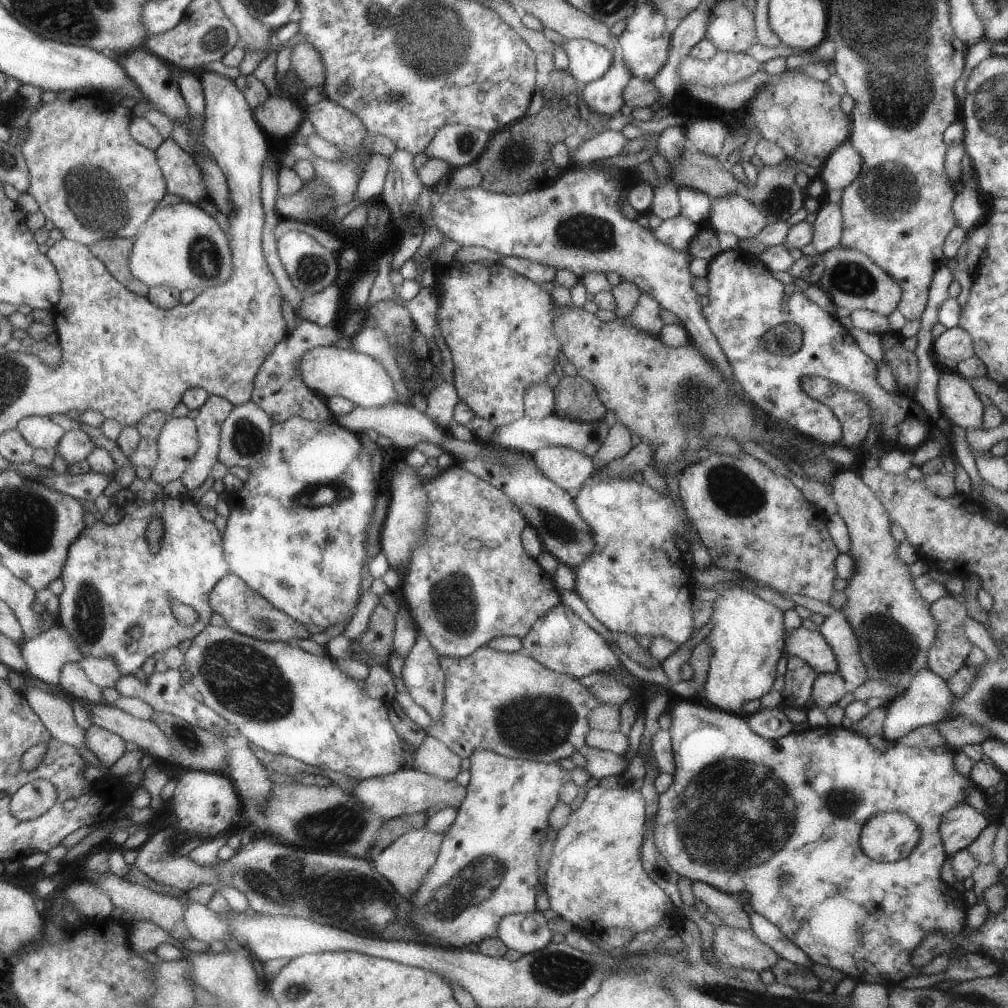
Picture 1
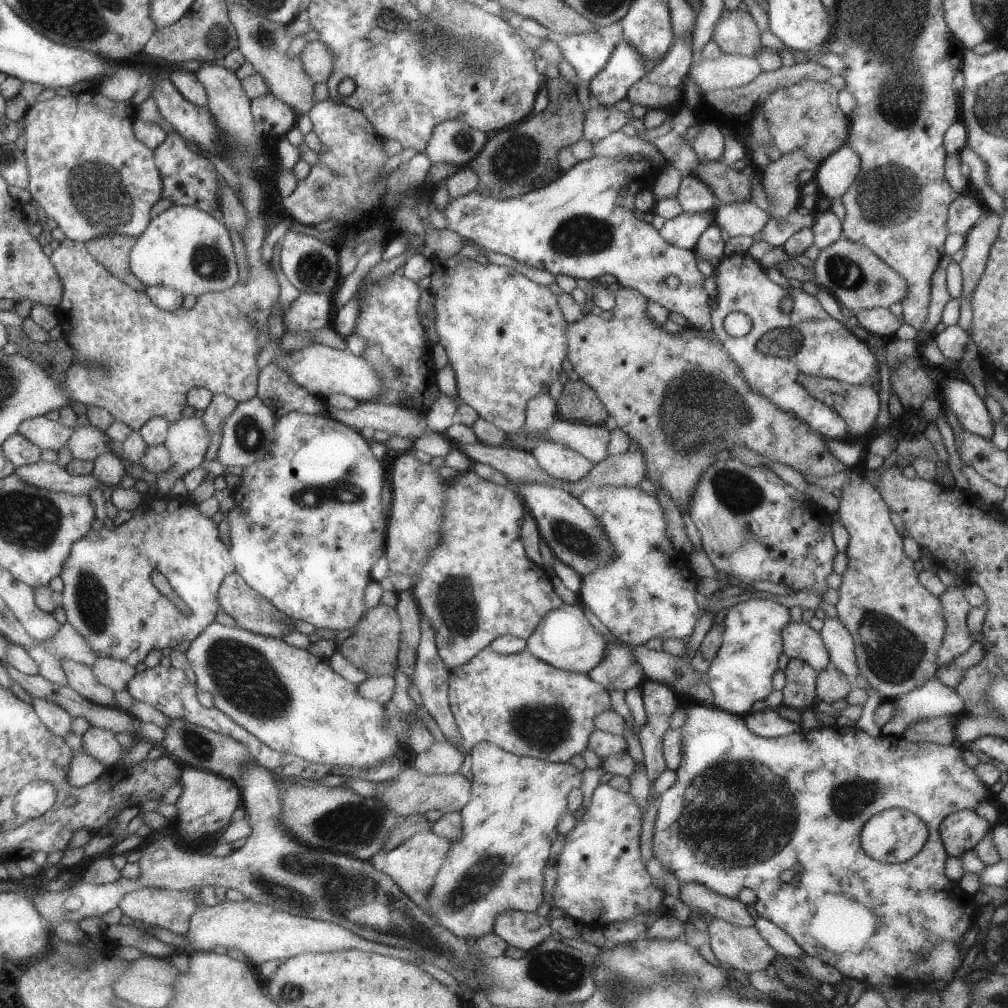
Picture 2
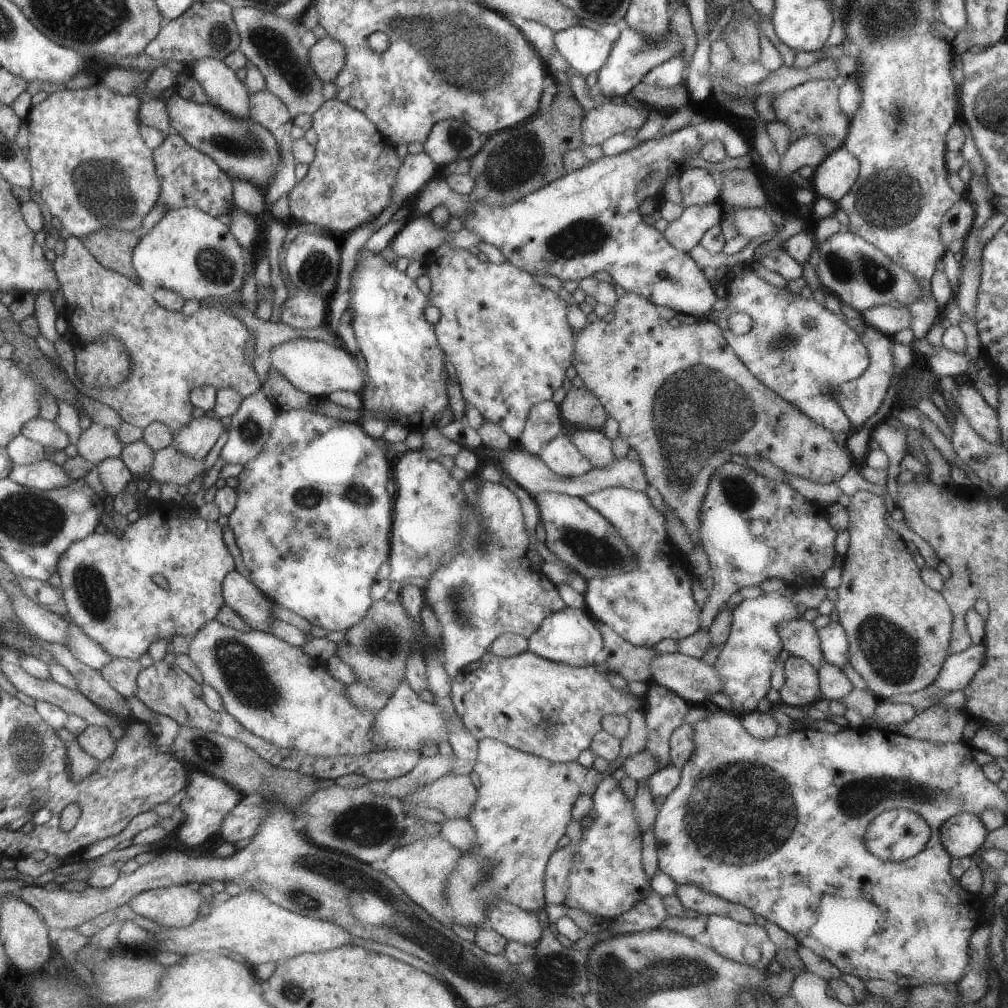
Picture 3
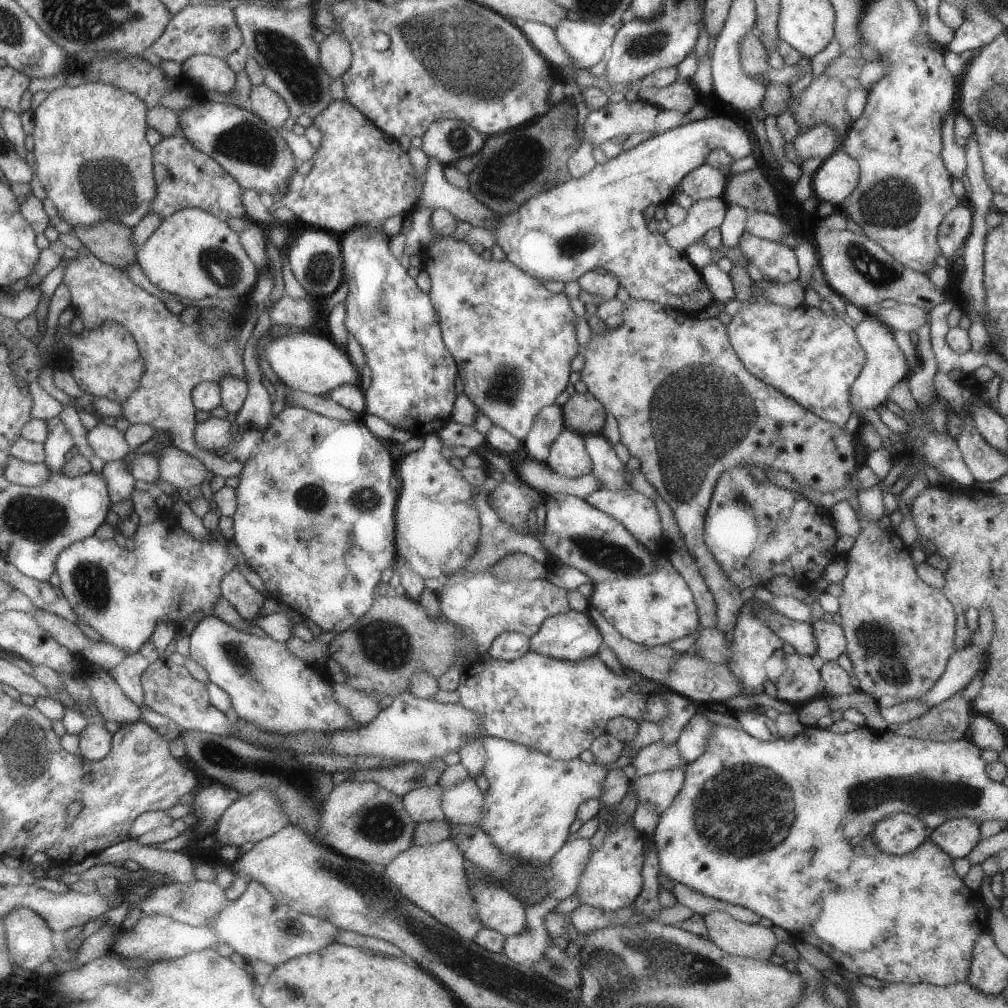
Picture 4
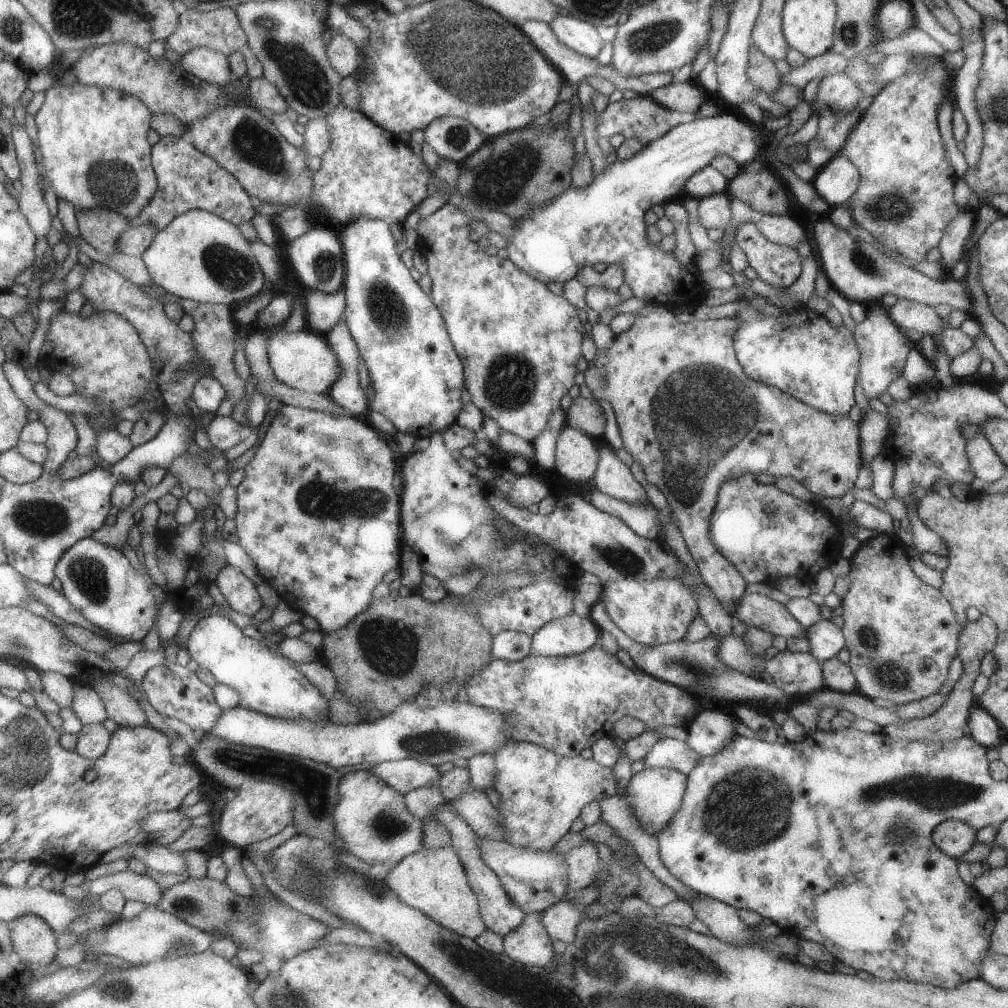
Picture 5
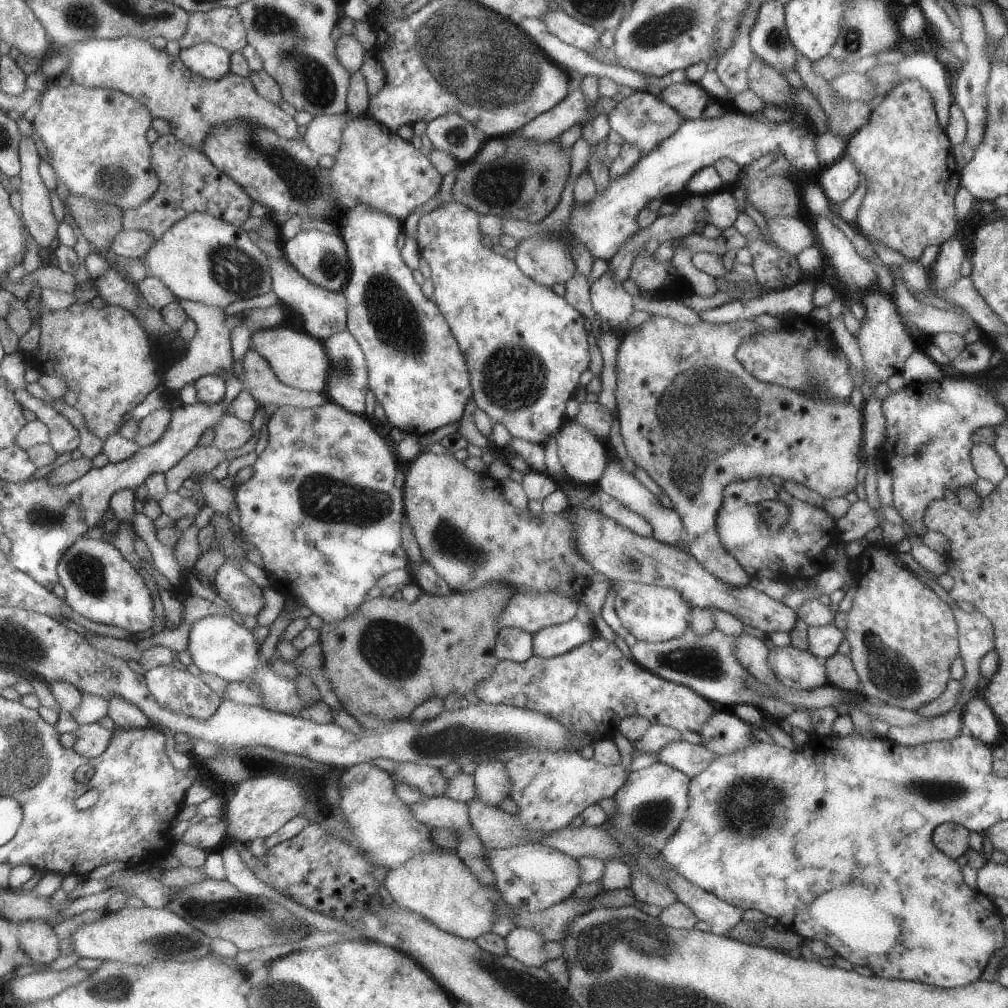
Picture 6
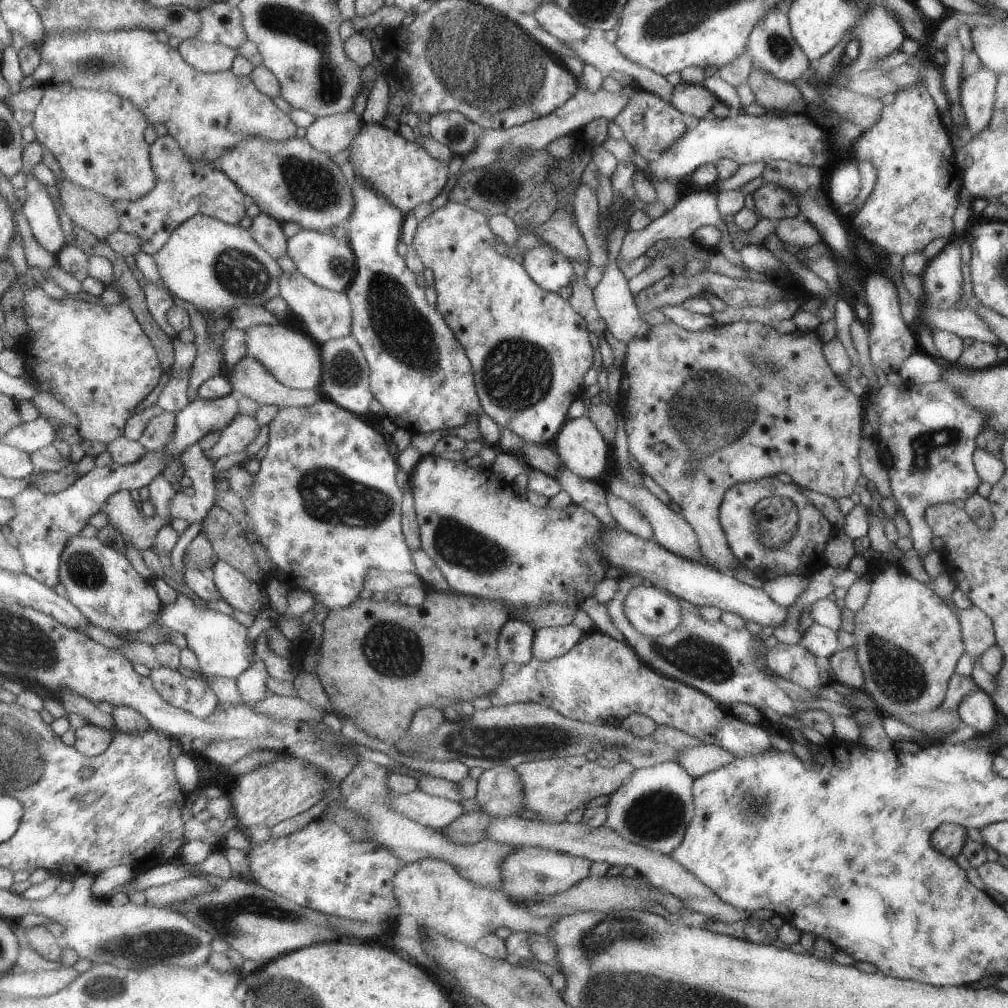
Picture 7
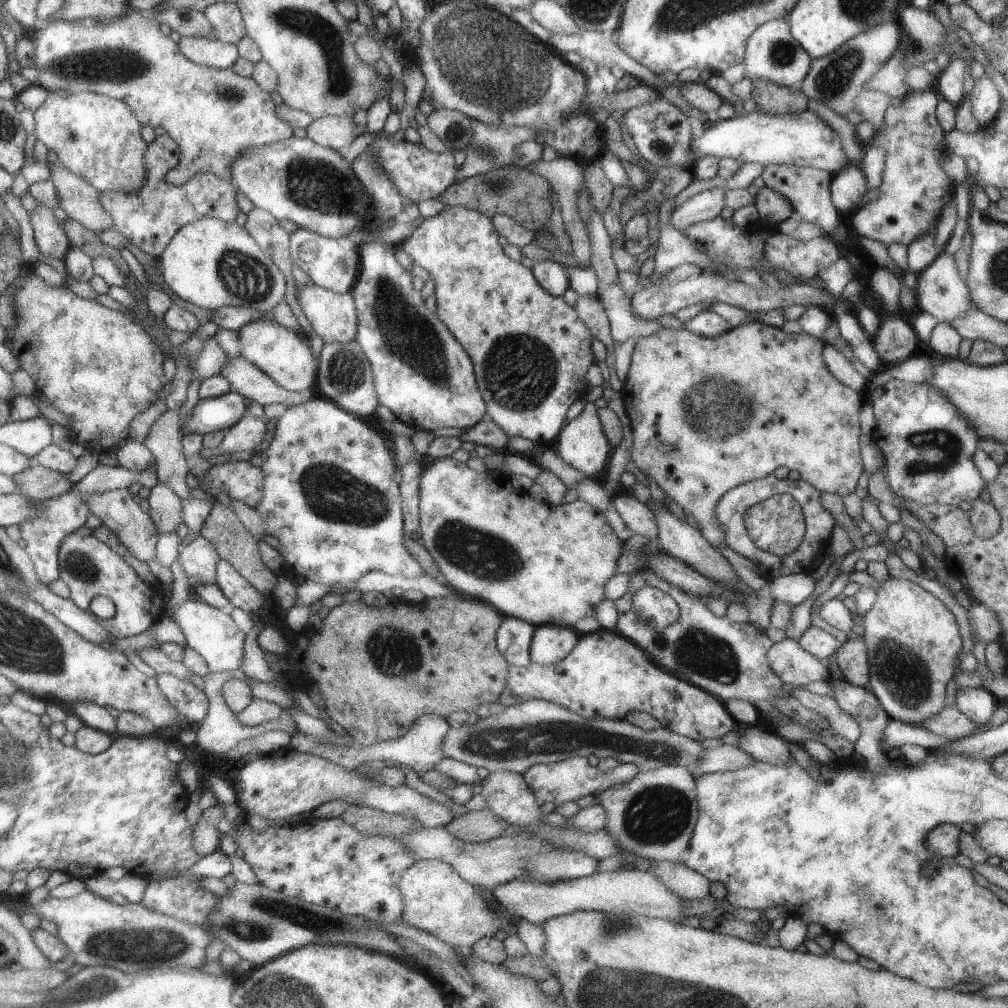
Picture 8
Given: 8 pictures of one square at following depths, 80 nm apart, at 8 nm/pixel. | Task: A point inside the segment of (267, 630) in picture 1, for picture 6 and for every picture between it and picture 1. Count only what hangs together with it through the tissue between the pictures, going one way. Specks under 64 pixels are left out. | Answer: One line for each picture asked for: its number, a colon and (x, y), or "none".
2: (252, 611)
3: (240, 593)
4: (248, 601)
5: (240, 593)
6: (240, 593)

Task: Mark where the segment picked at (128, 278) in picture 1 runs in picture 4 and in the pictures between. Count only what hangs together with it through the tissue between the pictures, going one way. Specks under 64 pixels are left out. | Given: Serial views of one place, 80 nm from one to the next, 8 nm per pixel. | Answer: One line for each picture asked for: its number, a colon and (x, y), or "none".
2: (113, 251)
3: (113, 248)
4: (110, 241)

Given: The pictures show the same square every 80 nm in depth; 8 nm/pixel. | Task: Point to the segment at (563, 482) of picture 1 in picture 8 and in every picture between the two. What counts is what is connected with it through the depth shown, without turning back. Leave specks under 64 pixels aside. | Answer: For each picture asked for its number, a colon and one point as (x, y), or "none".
2: (560, 461)
3: (560, 455)
4: (568, 457)
5: (577, 455)
6: (584, 456)
7: (580, 445)
8: (582, 443)

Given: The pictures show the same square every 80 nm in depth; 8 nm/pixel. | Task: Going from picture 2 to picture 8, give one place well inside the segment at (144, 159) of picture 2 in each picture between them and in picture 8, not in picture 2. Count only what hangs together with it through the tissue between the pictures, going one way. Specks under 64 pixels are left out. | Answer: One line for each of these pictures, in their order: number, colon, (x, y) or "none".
3: (90, 166)
4: (92, 156)
5: (94, 143)
6: (97, 138)
7: (97, 137)
8: (98, 138)

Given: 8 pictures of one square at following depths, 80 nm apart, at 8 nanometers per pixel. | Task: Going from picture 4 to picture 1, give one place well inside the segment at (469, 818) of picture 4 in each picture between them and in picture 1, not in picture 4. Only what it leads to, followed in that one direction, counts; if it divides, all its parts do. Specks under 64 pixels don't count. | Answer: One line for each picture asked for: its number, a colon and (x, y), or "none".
1: (407, 791)
2: (411, 792)
3: (455, 796)

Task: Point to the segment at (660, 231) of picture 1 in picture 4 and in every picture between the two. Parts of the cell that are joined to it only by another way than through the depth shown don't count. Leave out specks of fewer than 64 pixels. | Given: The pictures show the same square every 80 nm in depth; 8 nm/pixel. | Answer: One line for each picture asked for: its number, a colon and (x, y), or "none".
2: (683, 231)
3: (686, 232)
4: (703, 215)

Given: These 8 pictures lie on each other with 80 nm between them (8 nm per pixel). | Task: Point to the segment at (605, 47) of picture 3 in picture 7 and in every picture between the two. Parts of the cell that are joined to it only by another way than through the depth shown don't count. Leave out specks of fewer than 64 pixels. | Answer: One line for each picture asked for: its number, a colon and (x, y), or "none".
4: (587, 43)
5: (586, 39)
6: (568, 29)
7: (553, 18)

